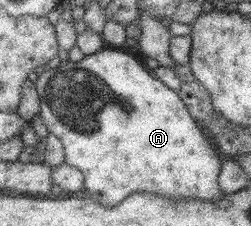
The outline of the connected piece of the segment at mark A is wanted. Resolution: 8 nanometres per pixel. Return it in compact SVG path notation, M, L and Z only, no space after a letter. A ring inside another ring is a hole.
M106 46L86 55L80 62L68 60L52 66L36 74L34 80L40 96L37 116L43 119L48 133L61 140L64 162L82 171L84 187L92 195L99 195L99 203L115 207L131 193L153 193L169 199L198 199L211 203L223 199L225 193L218 184L223 161L214 141L189 113L178 92L157 79L137 57Z

